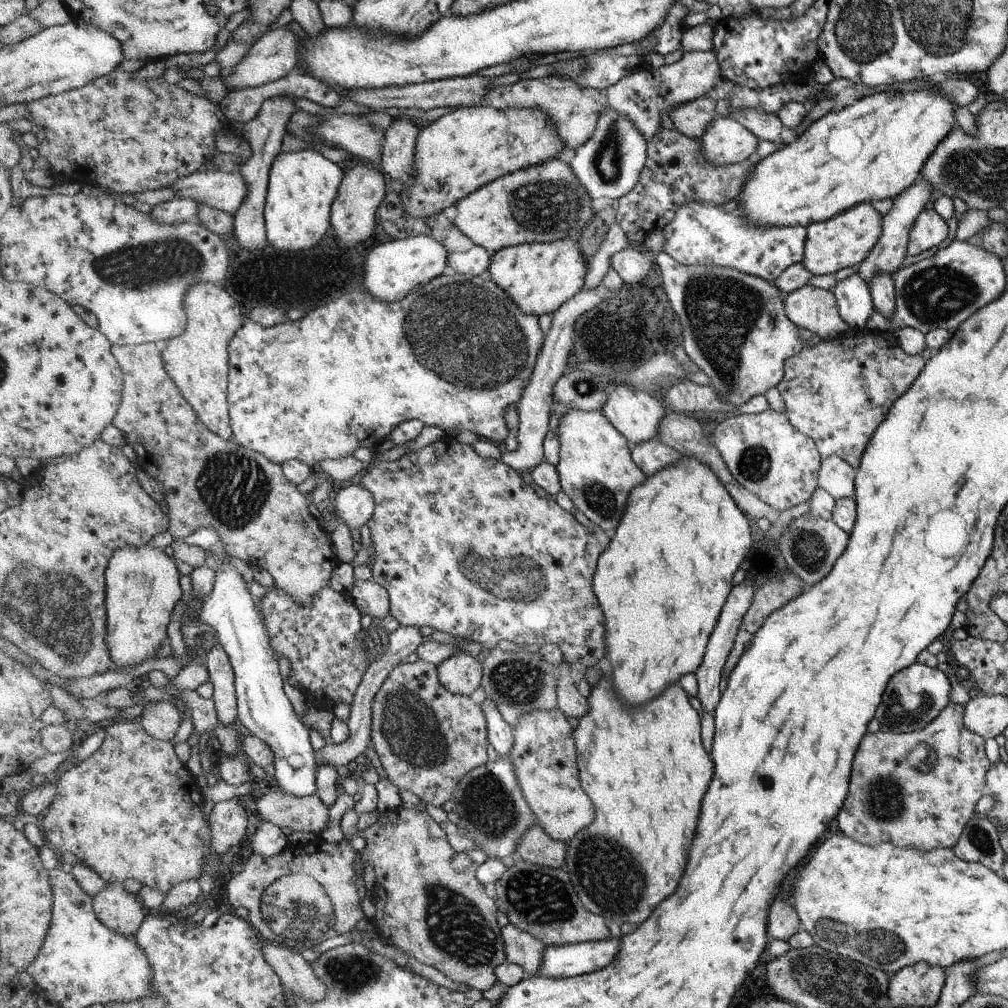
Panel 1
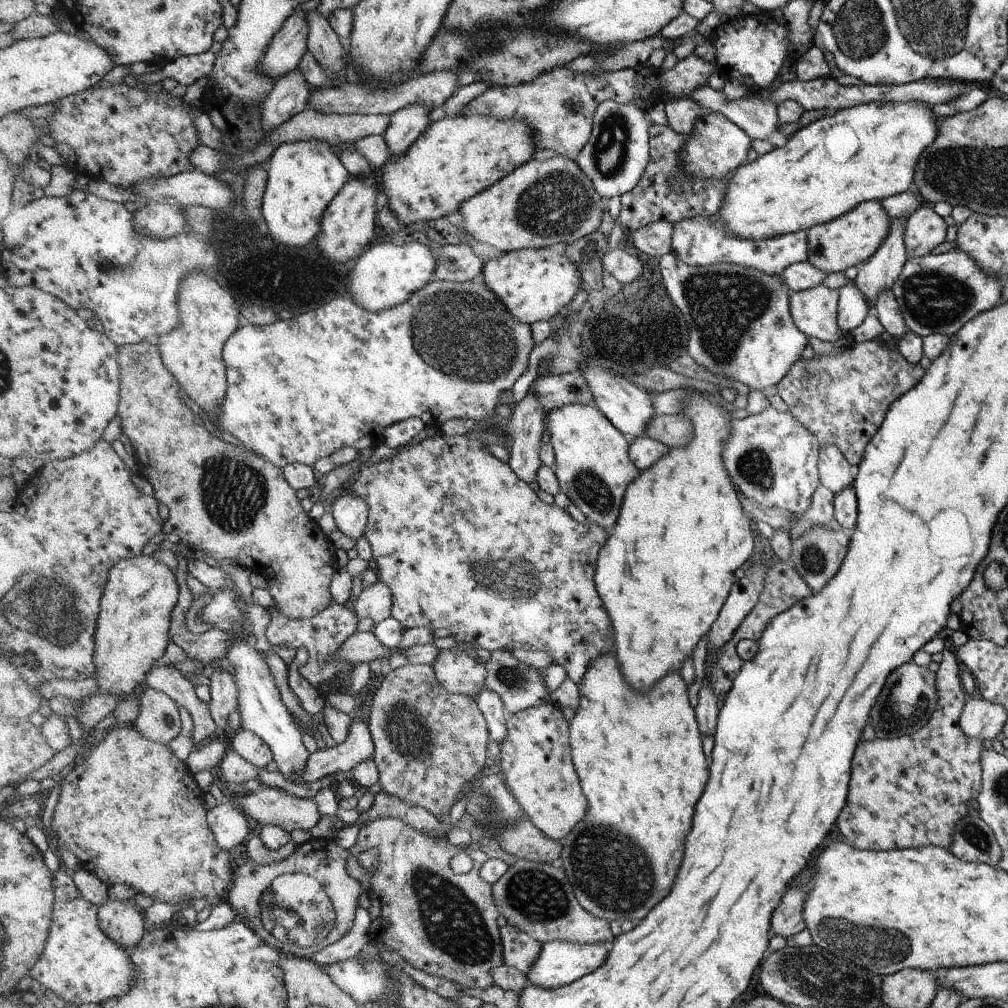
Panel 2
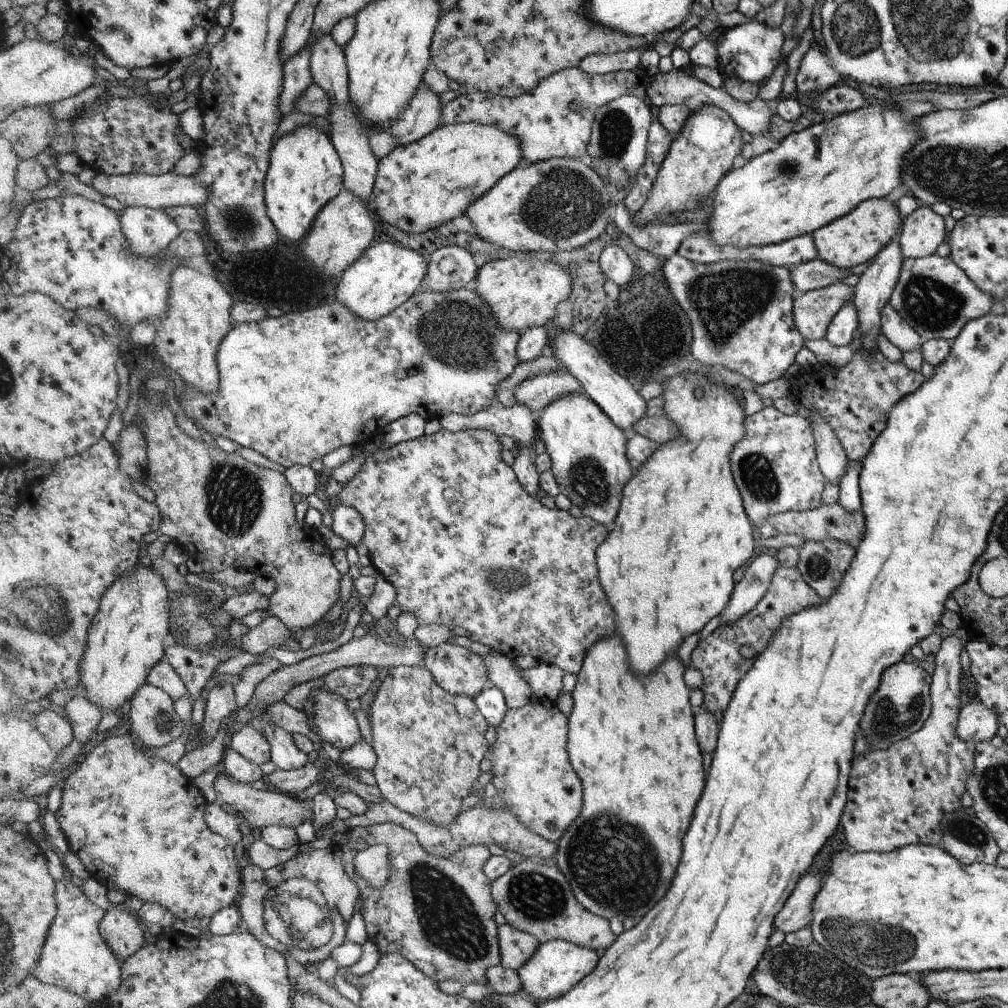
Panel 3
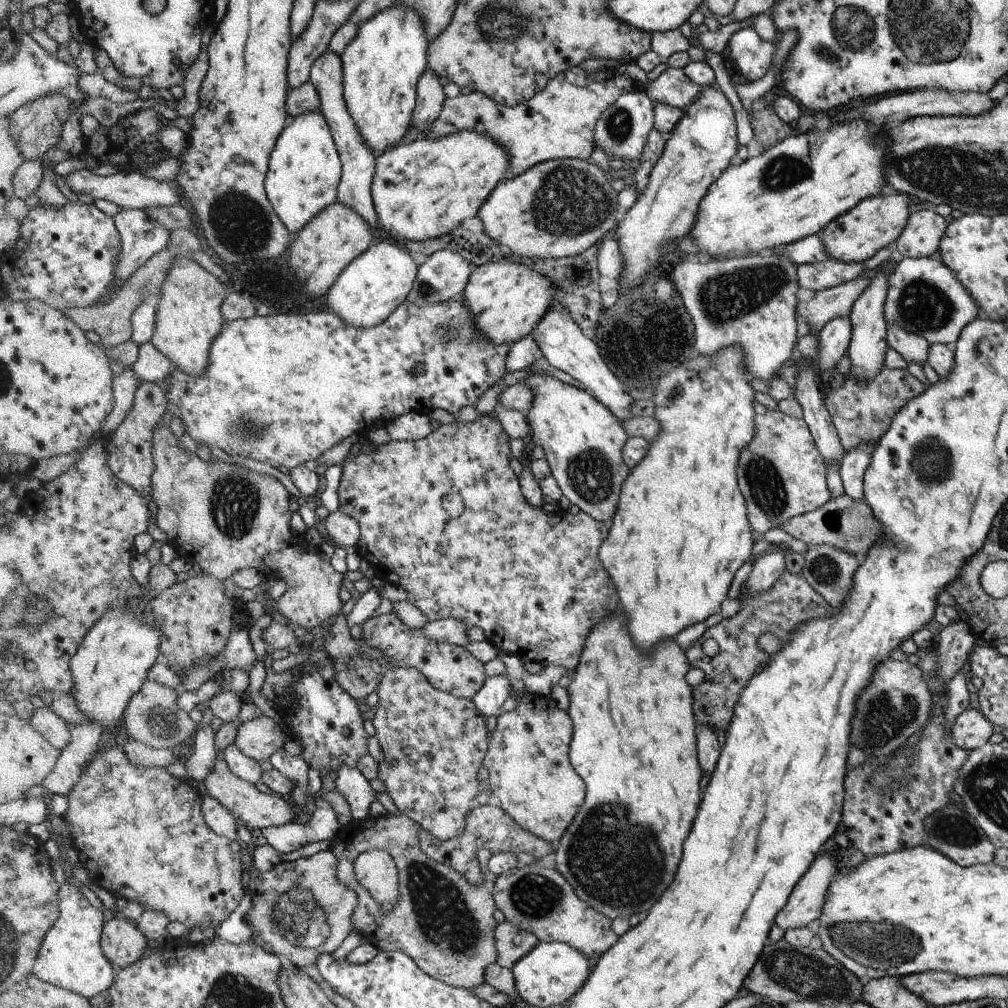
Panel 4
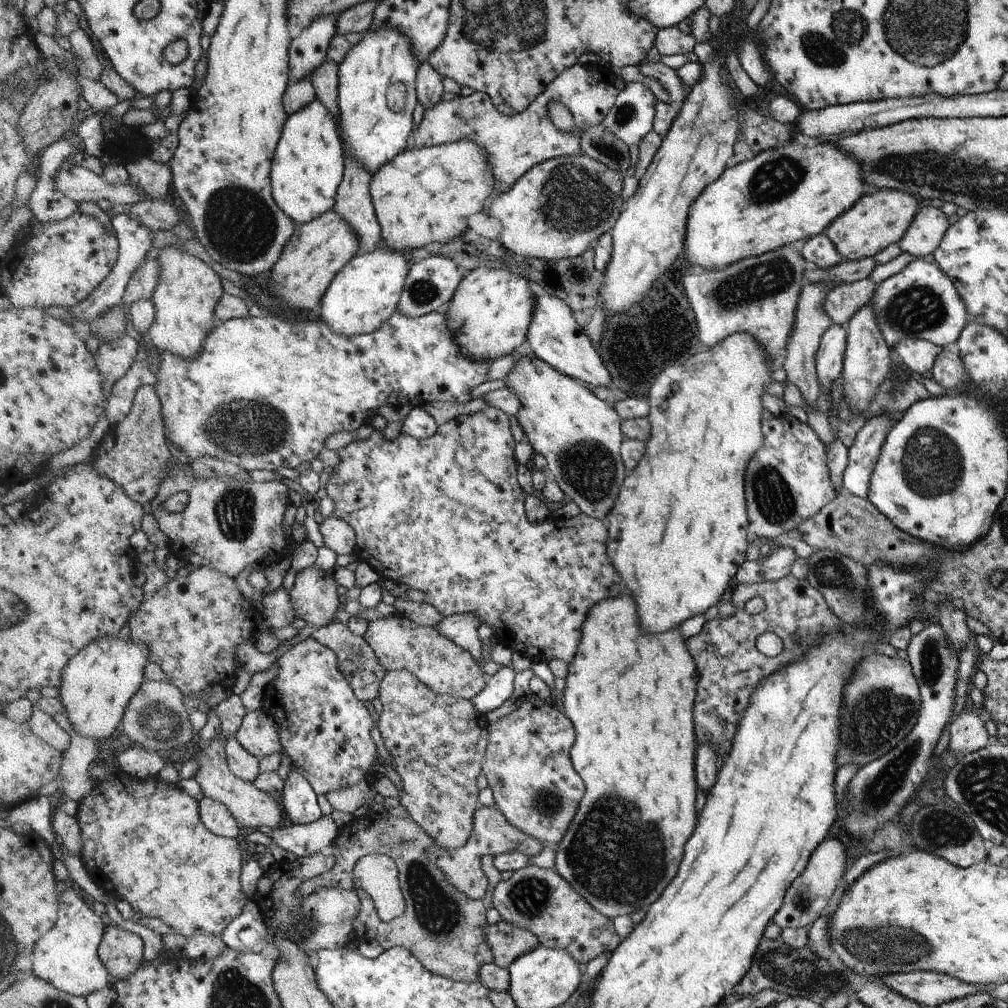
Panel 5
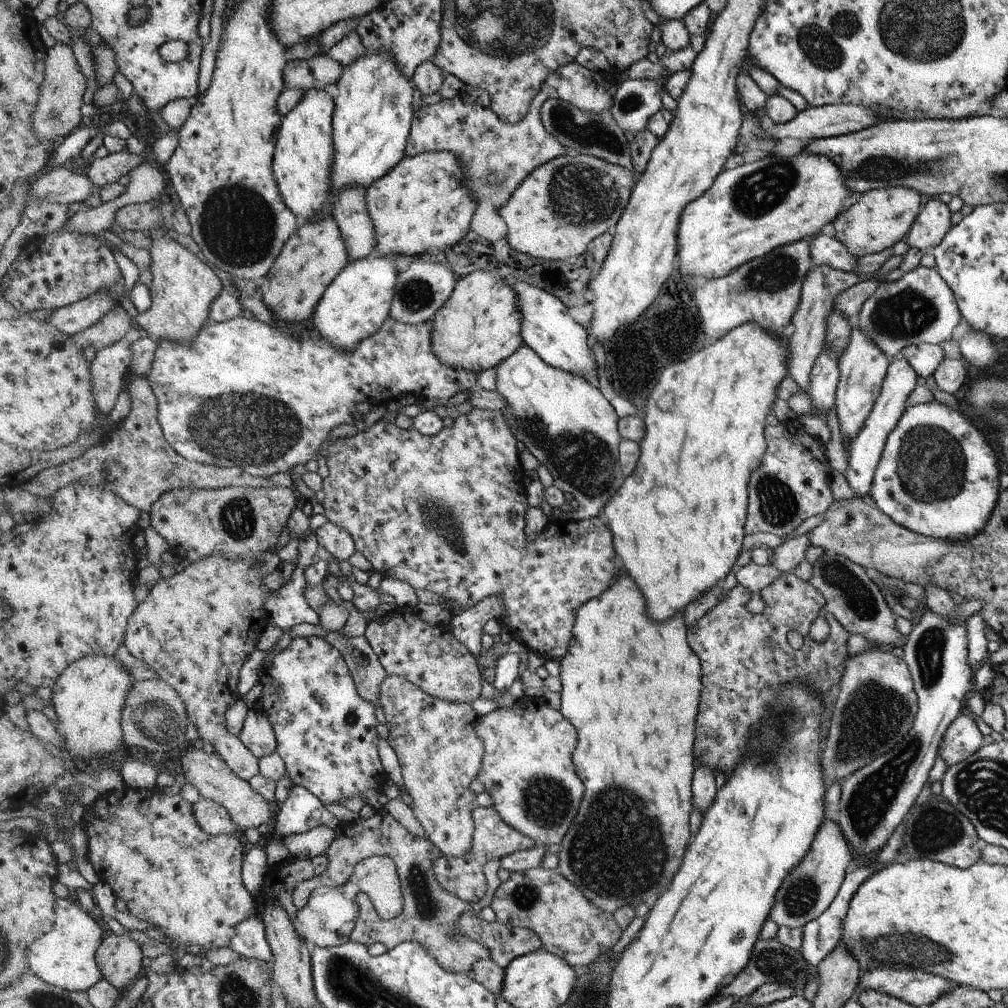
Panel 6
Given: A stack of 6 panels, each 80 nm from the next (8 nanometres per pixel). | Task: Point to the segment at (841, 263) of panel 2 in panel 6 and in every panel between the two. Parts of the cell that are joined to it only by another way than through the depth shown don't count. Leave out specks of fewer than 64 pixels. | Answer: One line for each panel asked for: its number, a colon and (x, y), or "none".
3: (858, 237)
4: (876, 223)
5: (877, 220)
6: (878, 219)

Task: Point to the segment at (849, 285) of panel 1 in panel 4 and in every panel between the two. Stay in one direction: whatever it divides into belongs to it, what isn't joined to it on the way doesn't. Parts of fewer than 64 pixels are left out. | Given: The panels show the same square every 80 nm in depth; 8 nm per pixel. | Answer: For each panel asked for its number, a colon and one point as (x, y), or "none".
2: (853, 307)
3: (844, 326)
4: (834, 340)

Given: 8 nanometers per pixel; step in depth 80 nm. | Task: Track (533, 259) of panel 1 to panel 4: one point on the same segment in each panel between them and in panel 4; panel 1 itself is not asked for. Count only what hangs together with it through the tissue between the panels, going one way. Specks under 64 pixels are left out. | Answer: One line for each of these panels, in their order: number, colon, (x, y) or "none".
2: (534, 284)
3: (523, 293)
4: (508, 300)

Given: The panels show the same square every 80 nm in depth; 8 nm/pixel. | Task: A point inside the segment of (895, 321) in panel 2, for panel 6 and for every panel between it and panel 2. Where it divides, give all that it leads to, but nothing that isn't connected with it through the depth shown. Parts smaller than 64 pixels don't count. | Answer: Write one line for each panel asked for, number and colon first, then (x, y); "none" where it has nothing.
3: (901, 336)
4: (913, 348)
5: (919, 355)
6: (925, 357)

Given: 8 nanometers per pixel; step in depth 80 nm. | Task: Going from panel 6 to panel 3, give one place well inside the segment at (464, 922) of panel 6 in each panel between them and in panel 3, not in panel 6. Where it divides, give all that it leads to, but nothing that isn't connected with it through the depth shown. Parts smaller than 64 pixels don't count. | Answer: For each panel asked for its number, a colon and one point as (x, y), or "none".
3: (517, 947)
4: (513, 944)
5: (507, 942)

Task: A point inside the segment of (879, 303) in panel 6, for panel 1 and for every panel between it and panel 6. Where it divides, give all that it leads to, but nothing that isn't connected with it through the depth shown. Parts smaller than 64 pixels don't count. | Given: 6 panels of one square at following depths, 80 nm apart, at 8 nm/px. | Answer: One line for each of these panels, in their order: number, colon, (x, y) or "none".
1: (951, 285)
2: (938, 294)
3: (937, 298)
4: (926, 298)
5: (922, 302)

